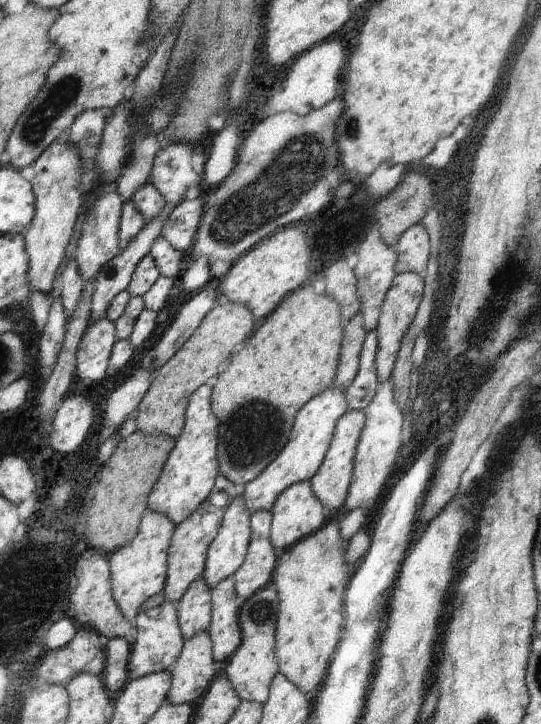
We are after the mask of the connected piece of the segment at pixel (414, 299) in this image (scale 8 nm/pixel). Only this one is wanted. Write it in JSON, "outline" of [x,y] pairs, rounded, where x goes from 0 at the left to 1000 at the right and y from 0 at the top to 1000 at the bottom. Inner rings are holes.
{"outline":[[[769,377],[736,378],[723,401],[719,401],[713,409],[702,438],[702,449],[695,454],[701,461],[697,512],[702,529],[715,528],[719,522],[725,522],[728,510],[732,508],[732,499],[739,490],[743,471],[754,463],[776,430],[778,417],[784,412],[784,394],[782,380]]]}

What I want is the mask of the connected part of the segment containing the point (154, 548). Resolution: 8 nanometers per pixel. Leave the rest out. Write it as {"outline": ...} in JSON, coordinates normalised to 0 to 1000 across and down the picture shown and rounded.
{"outline":[[[274,704],[259,725],[251,744],[231,757],[209,762],[203,771],[207,782],[209,816],[216,834],[238,856],[248,856],[272,829],[305,816],[311,805],[311,768],[318,757],[327,725],[301,707]]]}

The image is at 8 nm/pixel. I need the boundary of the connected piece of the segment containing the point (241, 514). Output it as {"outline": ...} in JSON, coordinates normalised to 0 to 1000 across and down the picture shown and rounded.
{"outline":[[[442,682],[423,699],[405,739],[384,761],[384,778],[377,791],[392,812],[433,796],[449,782],[466,750],[466,706]]]}

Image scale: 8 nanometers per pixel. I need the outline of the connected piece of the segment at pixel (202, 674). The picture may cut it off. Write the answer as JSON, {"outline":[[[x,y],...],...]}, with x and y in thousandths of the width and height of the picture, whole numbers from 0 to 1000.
{"outline":[[[368,873],[344,884],[340,899],[318,928],[316,972],[344,972],[372,964],[386,953],[390,936],[405,934],[388,873]]]}

